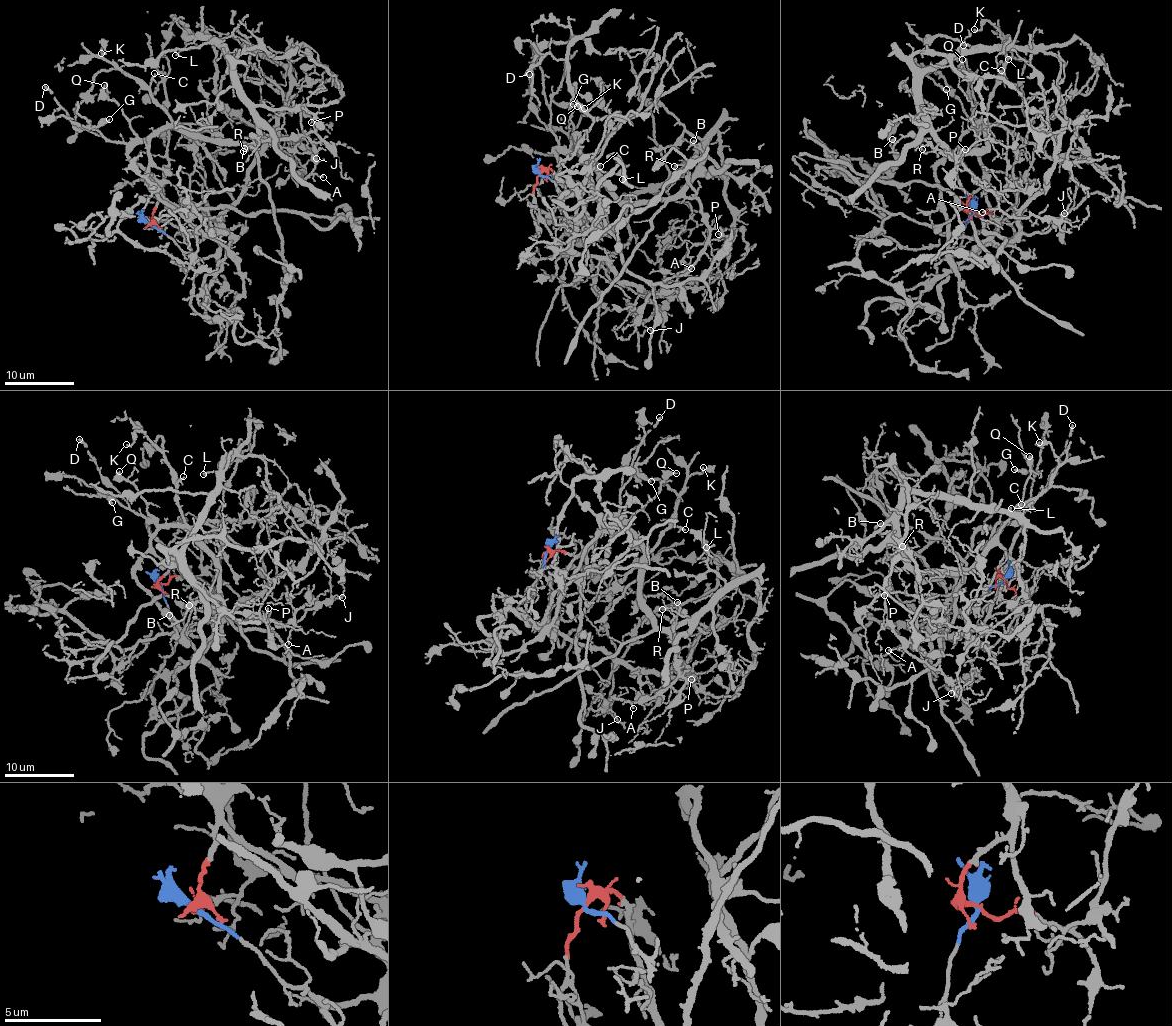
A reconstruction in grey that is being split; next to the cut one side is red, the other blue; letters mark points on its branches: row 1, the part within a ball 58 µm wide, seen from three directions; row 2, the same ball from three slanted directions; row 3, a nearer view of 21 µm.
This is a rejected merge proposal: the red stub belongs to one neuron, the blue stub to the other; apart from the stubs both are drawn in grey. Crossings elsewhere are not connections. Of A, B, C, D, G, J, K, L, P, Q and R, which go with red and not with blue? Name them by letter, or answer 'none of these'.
A, B, C, D, G, J, K, L, P, Q, R

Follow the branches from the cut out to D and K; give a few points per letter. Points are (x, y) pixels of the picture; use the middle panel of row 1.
D: (539, 174), (550, 168), (555, 181), (561, 175), (554, 152), (558, 143), (538, 120), (530, 99), (529, 74)
K: (539, 174), (561, 175), (555, 150), (600, 172), (574, 152), (568, 132), (584, 107)

